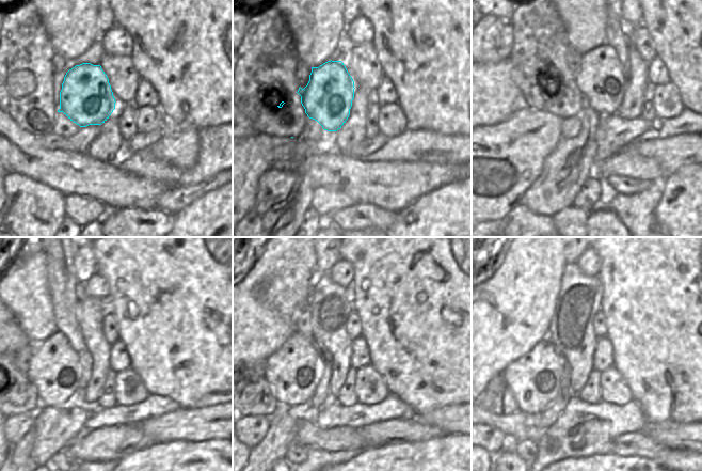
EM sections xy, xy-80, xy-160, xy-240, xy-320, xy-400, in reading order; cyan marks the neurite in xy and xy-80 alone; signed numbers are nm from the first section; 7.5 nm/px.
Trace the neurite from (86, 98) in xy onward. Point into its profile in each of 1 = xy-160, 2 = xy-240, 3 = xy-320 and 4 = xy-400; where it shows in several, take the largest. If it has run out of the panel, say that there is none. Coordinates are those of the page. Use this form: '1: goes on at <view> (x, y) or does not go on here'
1: goes on at xy-160 (573, 88)
2: goes on at xy-240 (53, 370)
3: goes on at xy-320 (293, 371)
4: goes on at xy-400 (535, 378)

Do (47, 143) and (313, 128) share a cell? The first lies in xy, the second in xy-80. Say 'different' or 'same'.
different

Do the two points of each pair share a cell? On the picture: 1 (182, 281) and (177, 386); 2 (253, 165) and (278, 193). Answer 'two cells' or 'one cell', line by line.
1: one cell
2: two cells

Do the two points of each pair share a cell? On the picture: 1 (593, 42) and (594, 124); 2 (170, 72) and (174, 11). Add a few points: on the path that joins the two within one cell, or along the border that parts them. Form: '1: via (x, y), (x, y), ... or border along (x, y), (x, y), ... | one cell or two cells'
1: border along (595, 83), (603, 90), (610, 122) | two cells
2: via (170, 57), (162, 47), (173, 34), (173, 26) | one cell

